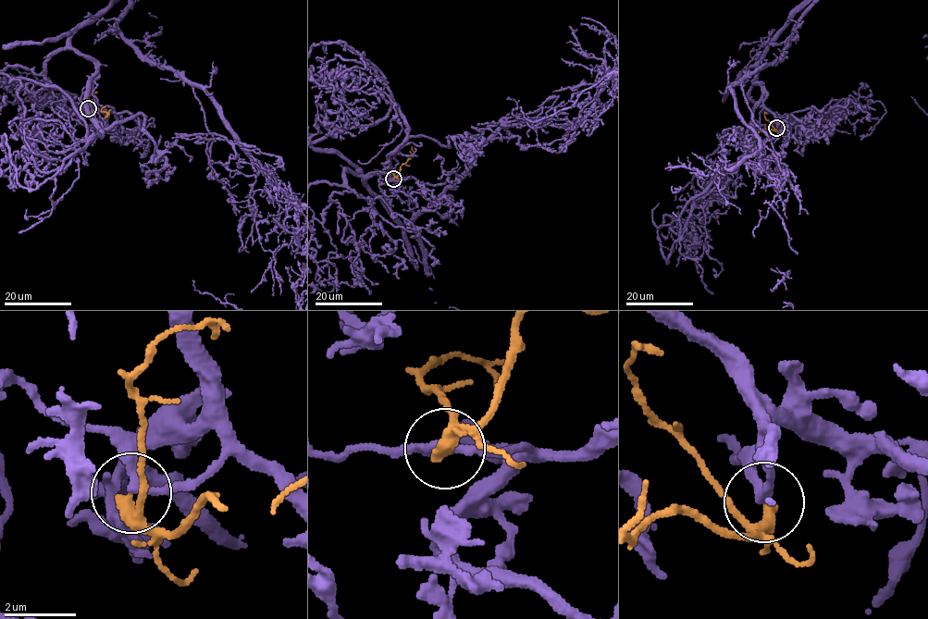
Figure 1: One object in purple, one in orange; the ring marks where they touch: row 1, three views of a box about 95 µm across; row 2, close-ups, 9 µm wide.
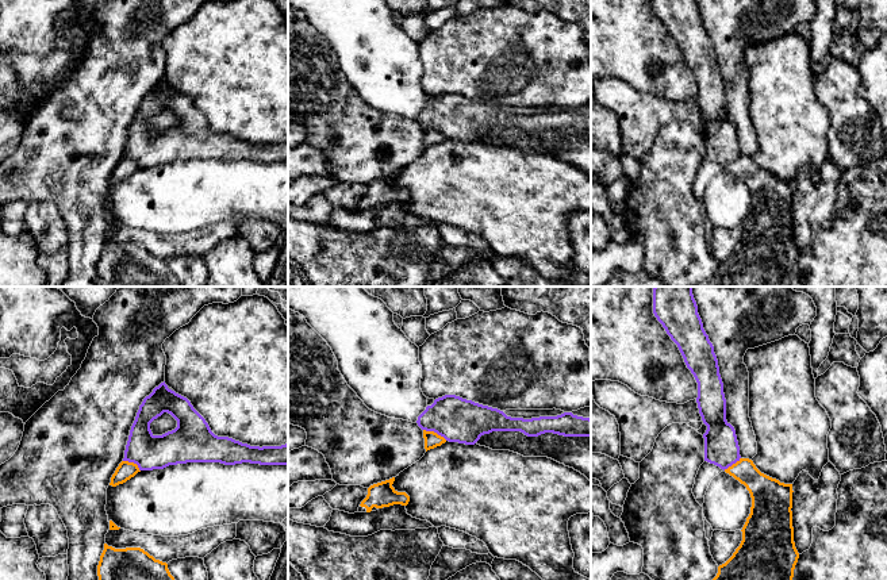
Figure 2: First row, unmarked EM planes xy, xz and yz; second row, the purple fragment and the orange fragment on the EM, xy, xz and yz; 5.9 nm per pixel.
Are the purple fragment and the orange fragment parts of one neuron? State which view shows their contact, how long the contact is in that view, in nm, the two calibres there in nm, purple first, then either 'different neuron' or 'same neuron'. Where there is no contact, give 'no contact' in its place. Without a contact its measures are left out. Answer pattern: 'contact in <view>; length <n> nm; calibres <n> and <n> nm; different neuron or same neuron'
contact in xz; length 160 nm; calibres 260 and 100 nm; different neuron

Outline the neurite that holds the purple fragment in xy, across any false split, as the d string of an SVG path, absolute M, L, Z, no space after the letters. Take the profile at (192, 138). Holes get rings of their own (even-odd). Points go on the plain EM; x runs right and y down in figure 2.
M164 78L139 103L123 158L137 161L139 168L187 160L288 162L288 141L260 145L218 134L191 99L169 87ZM164 110L177 118L177 124L154 132L150 120Z

